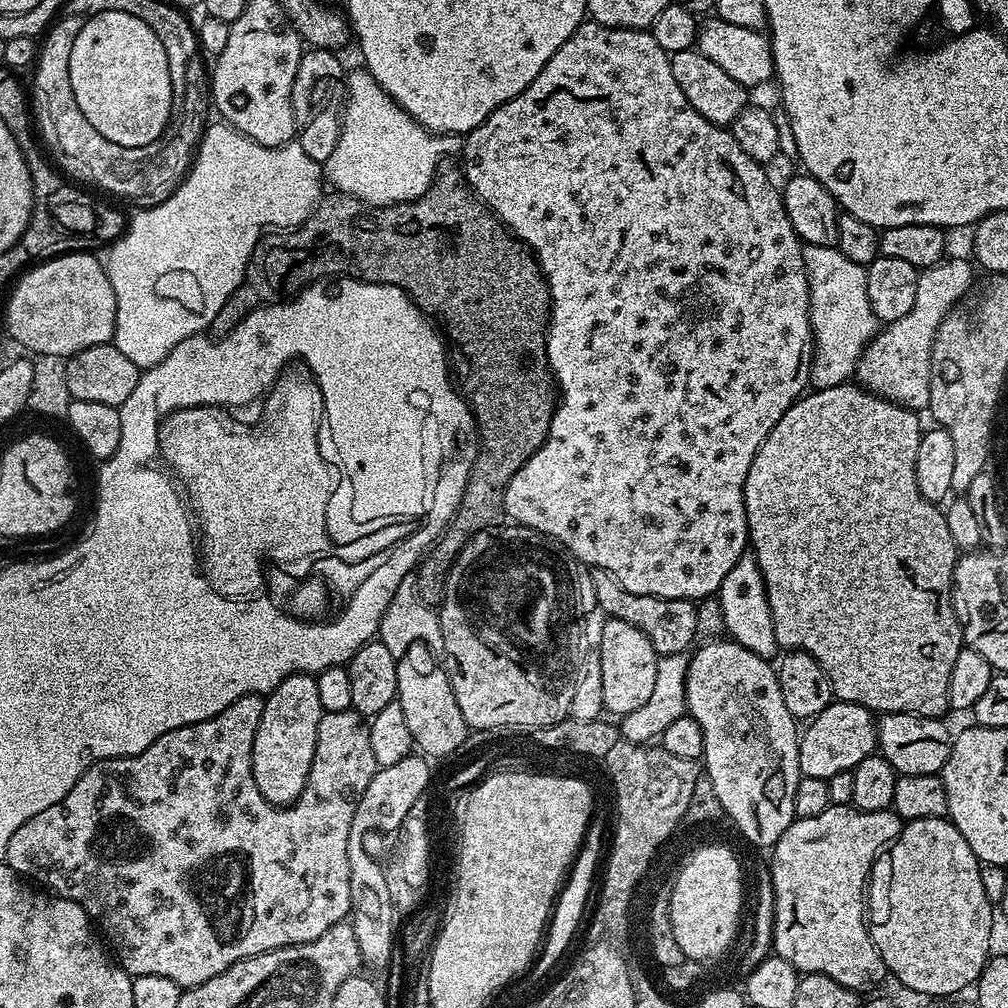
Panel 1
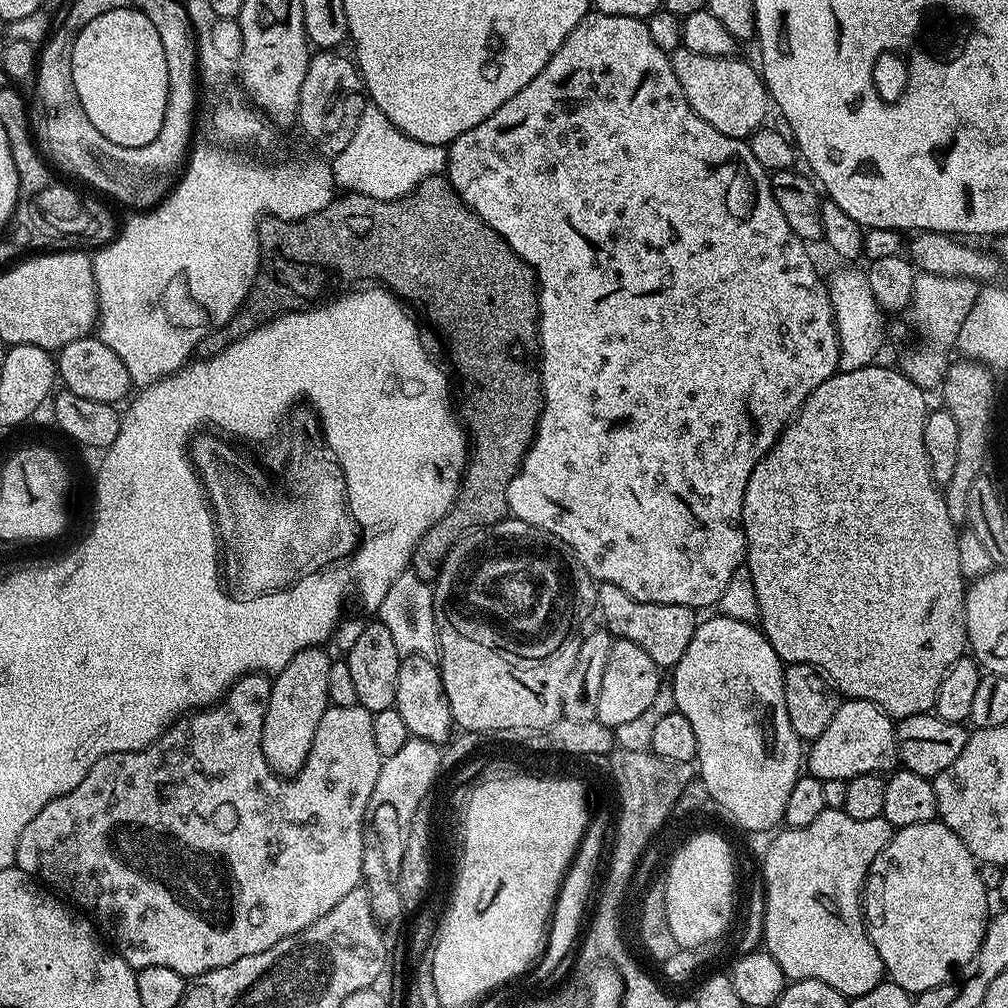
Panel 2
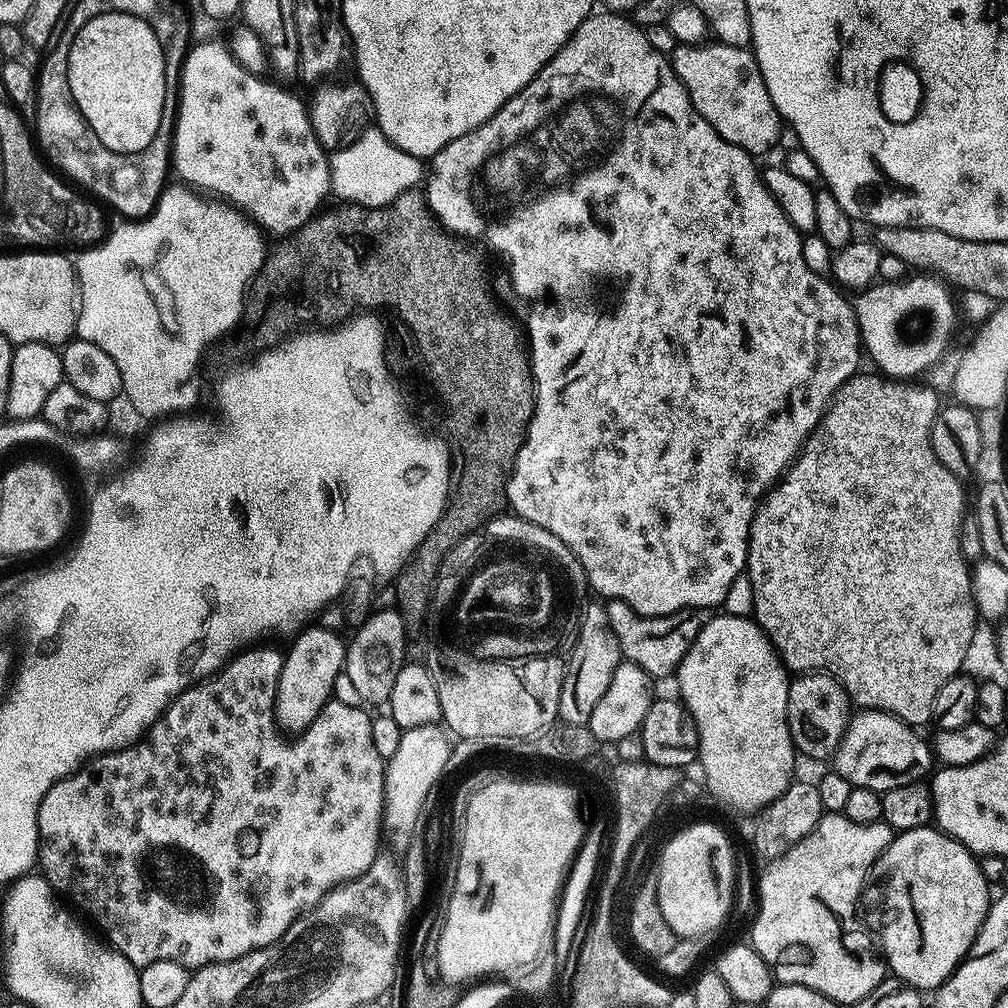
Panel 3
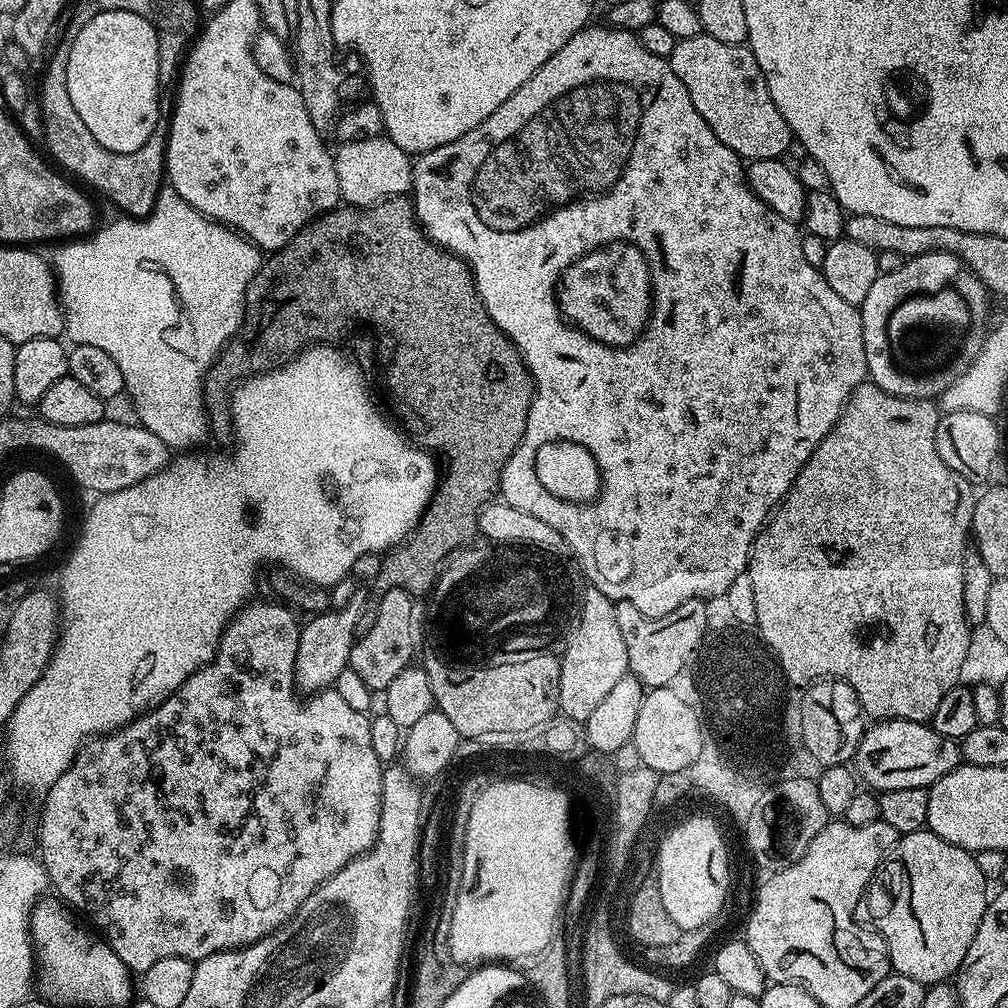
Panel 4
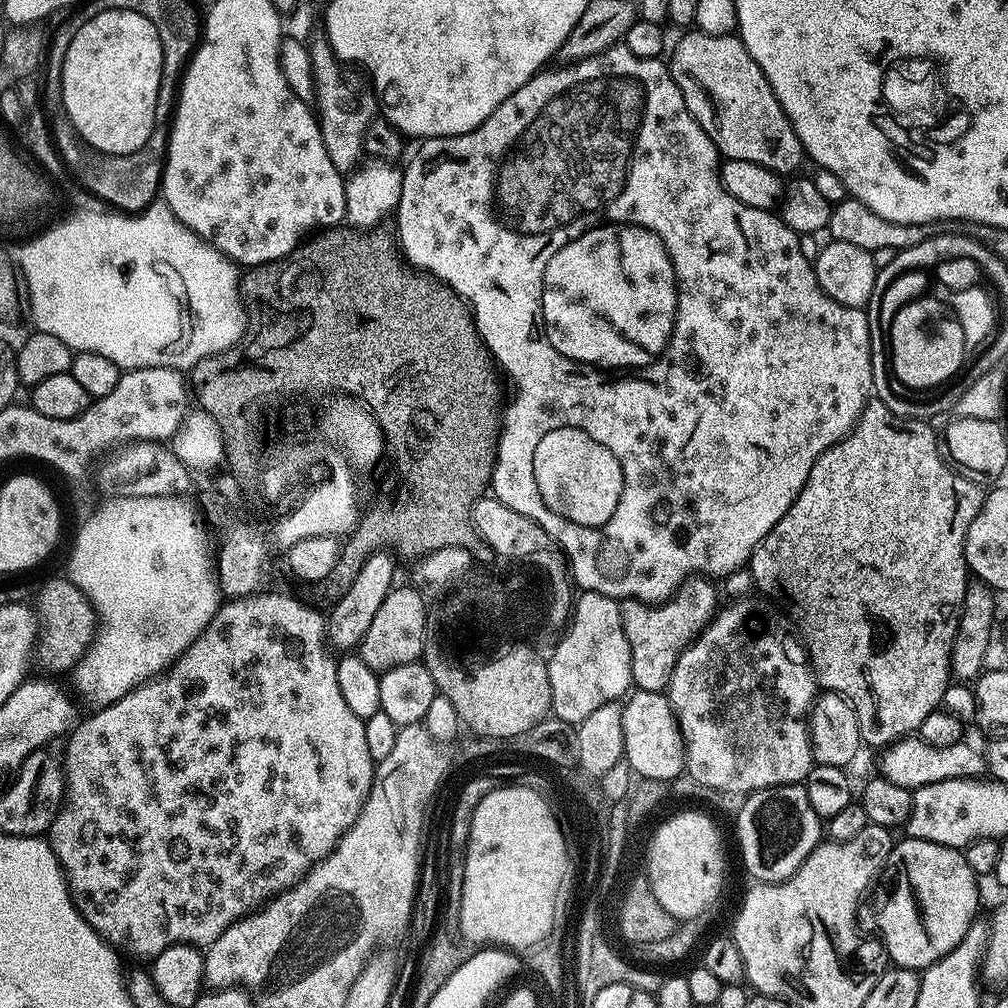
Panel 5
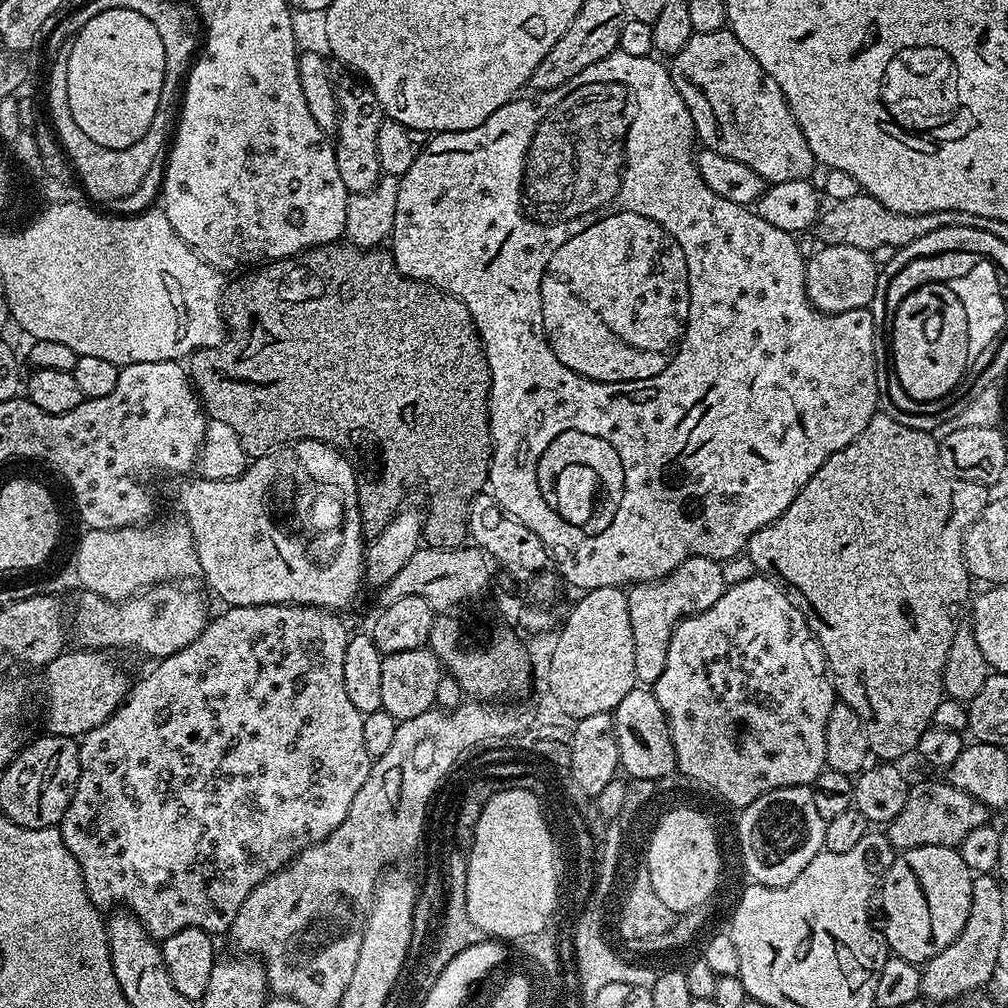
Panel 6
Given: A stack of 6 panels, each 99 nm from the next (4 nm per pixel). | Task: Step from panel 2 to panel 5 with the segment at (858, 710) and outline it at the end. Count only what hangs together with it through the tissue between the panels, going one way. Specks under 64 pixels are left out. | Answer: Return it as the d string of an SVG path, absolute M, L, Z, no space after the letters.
M901 738L892 741L879 753L880 772L883 779L894 782L894 786L911 788L913 790L942 782L943 780L963 780L965 778L980 778L985 775L986 765L978 747L971 748L968 742L961 742L949 748L939 748L927 744L919 738Z

